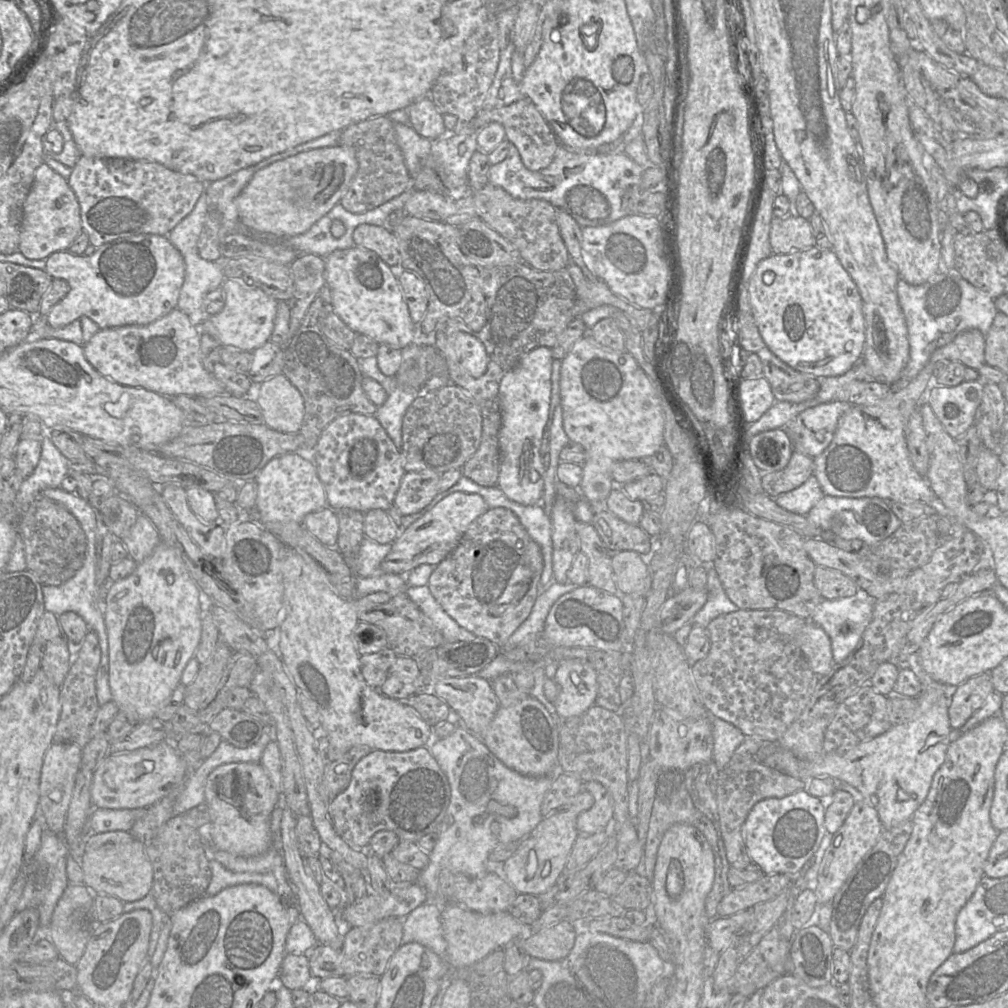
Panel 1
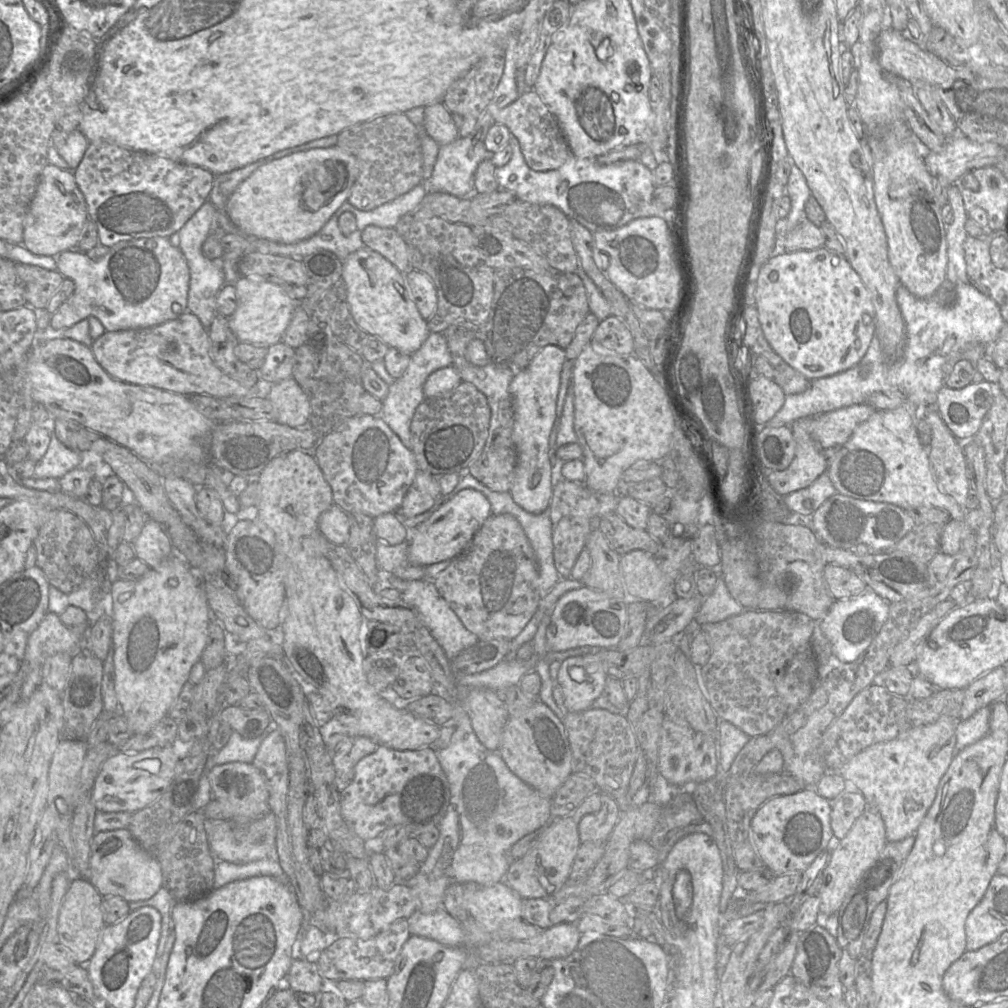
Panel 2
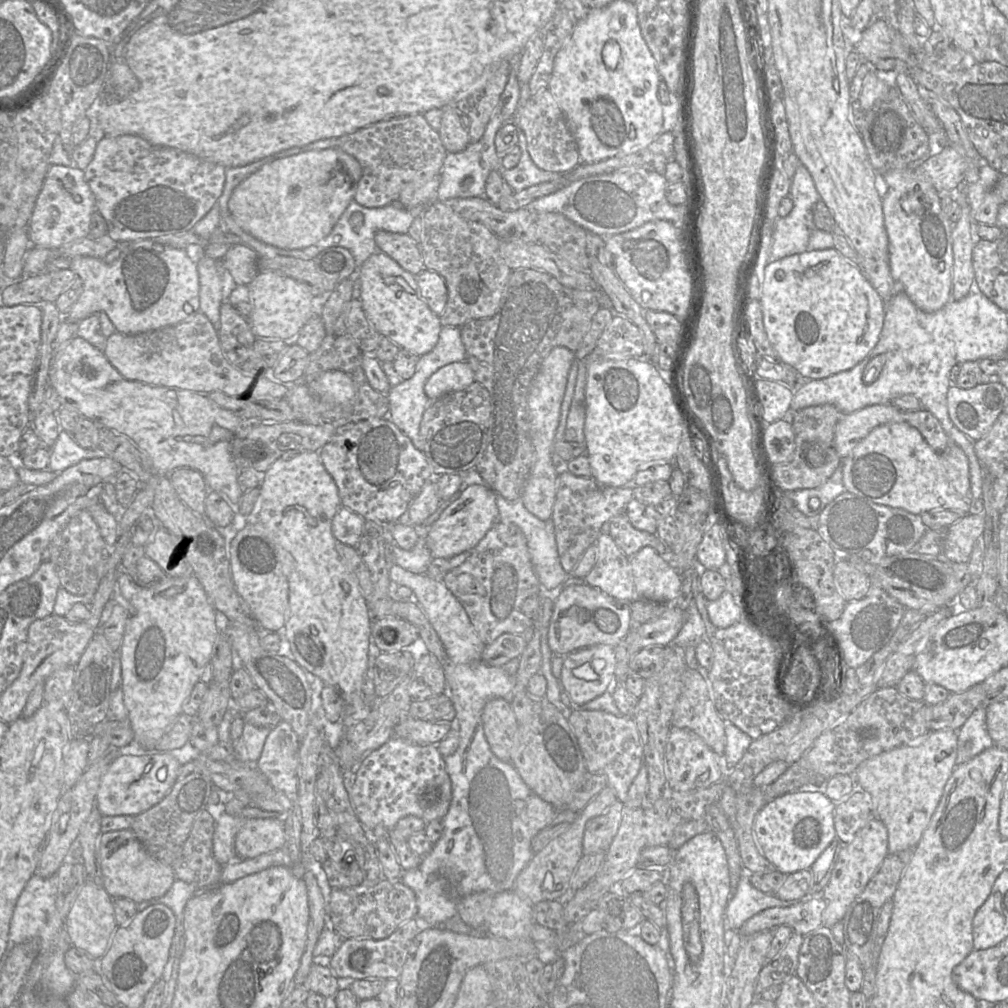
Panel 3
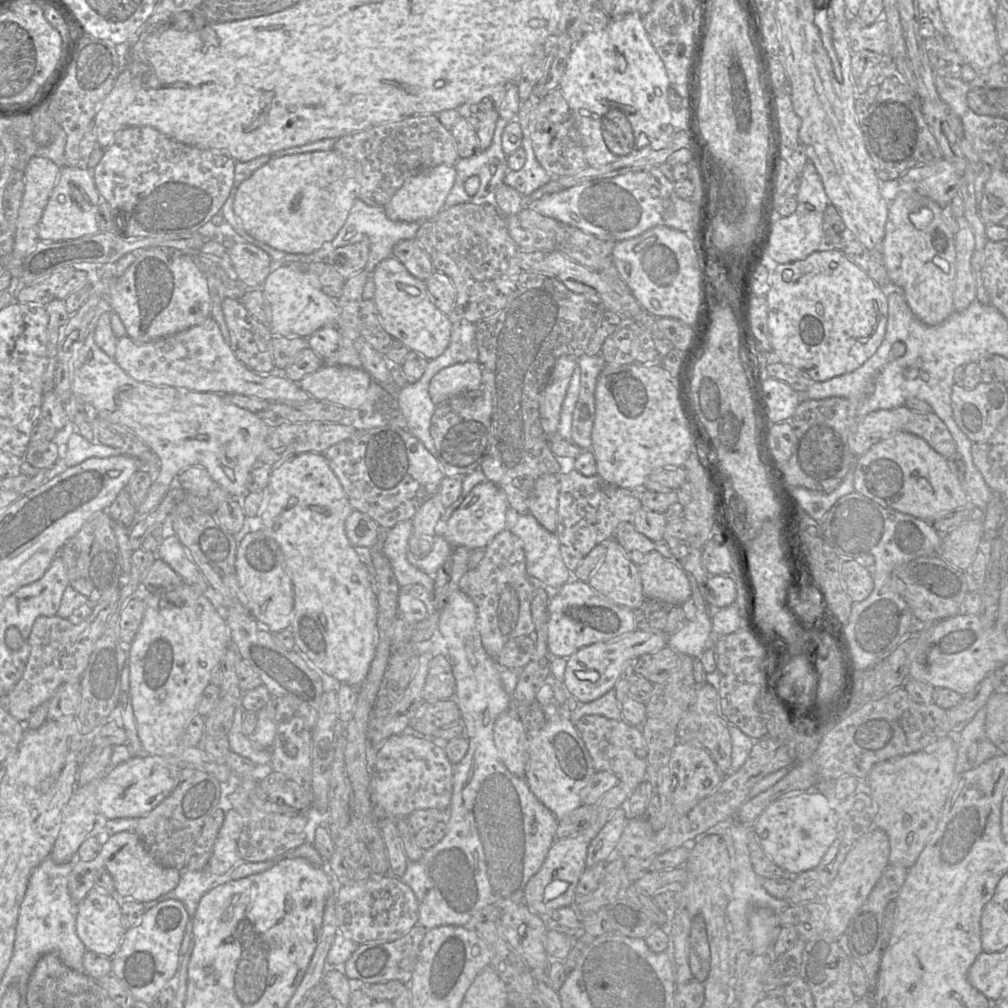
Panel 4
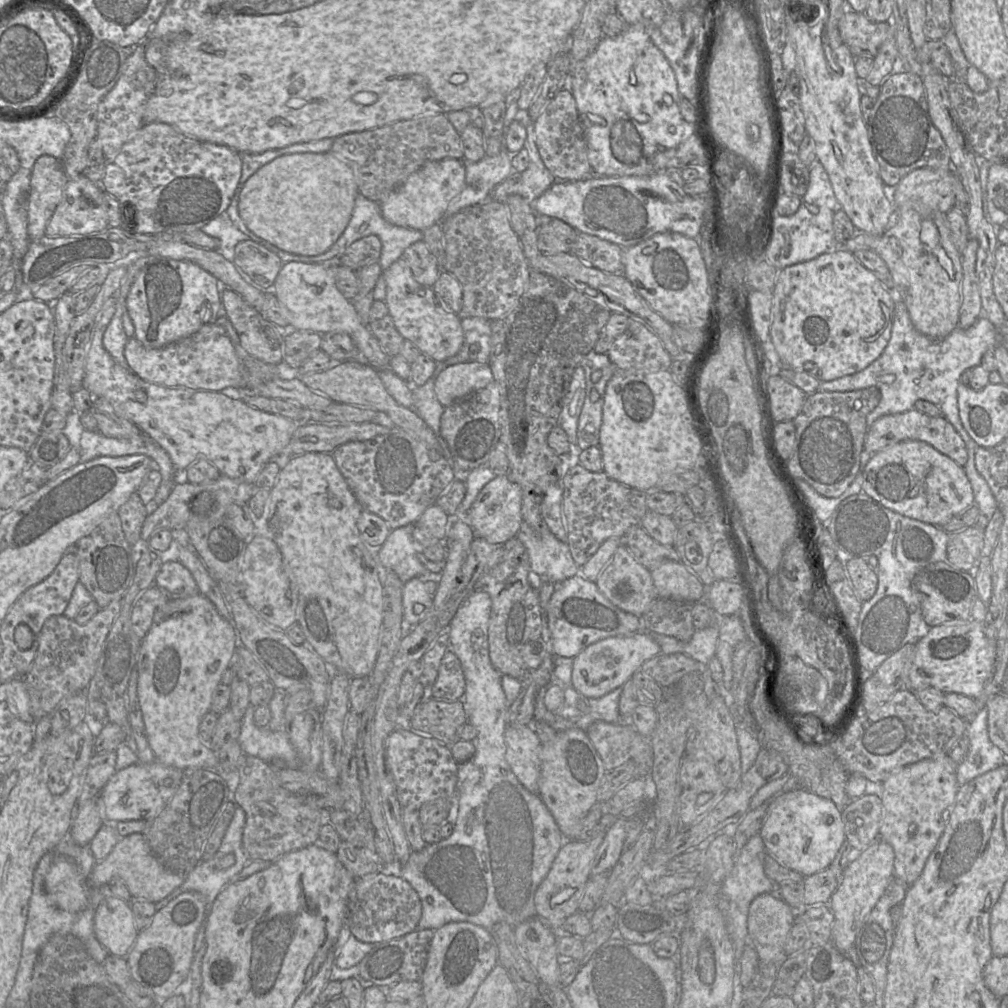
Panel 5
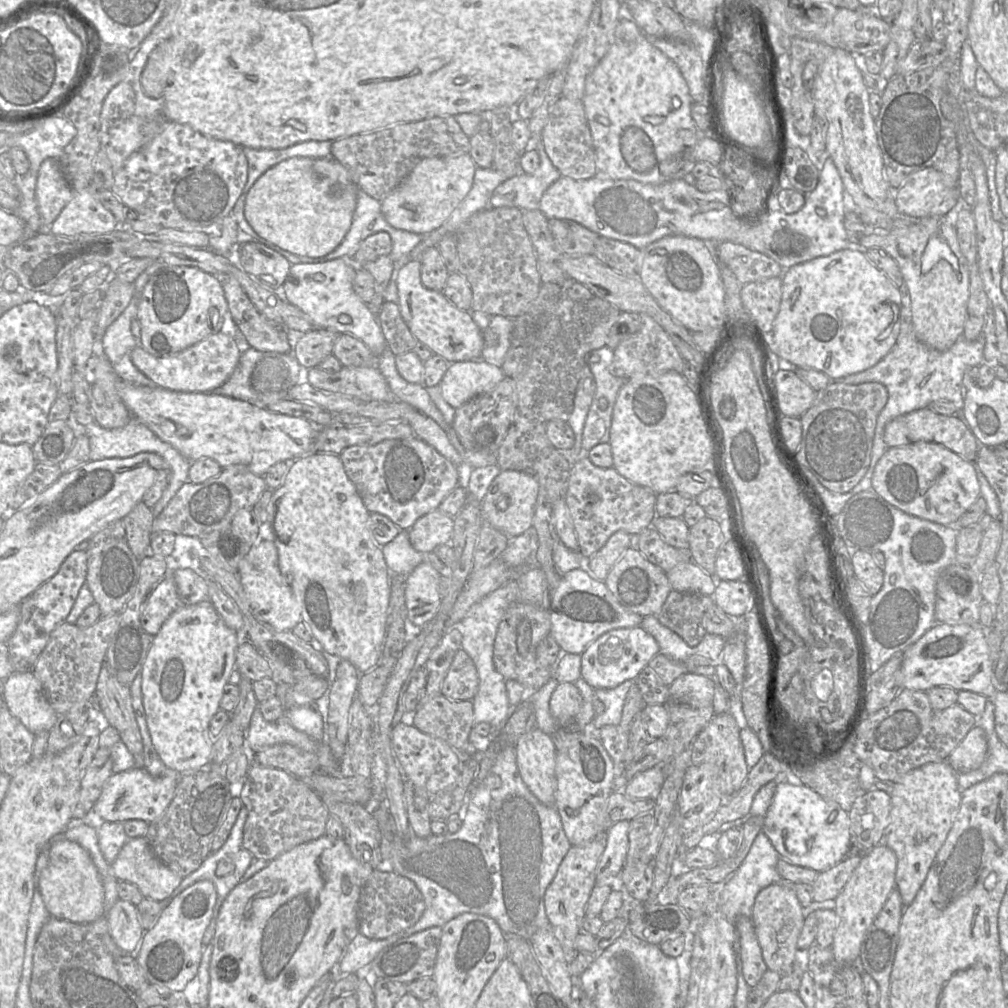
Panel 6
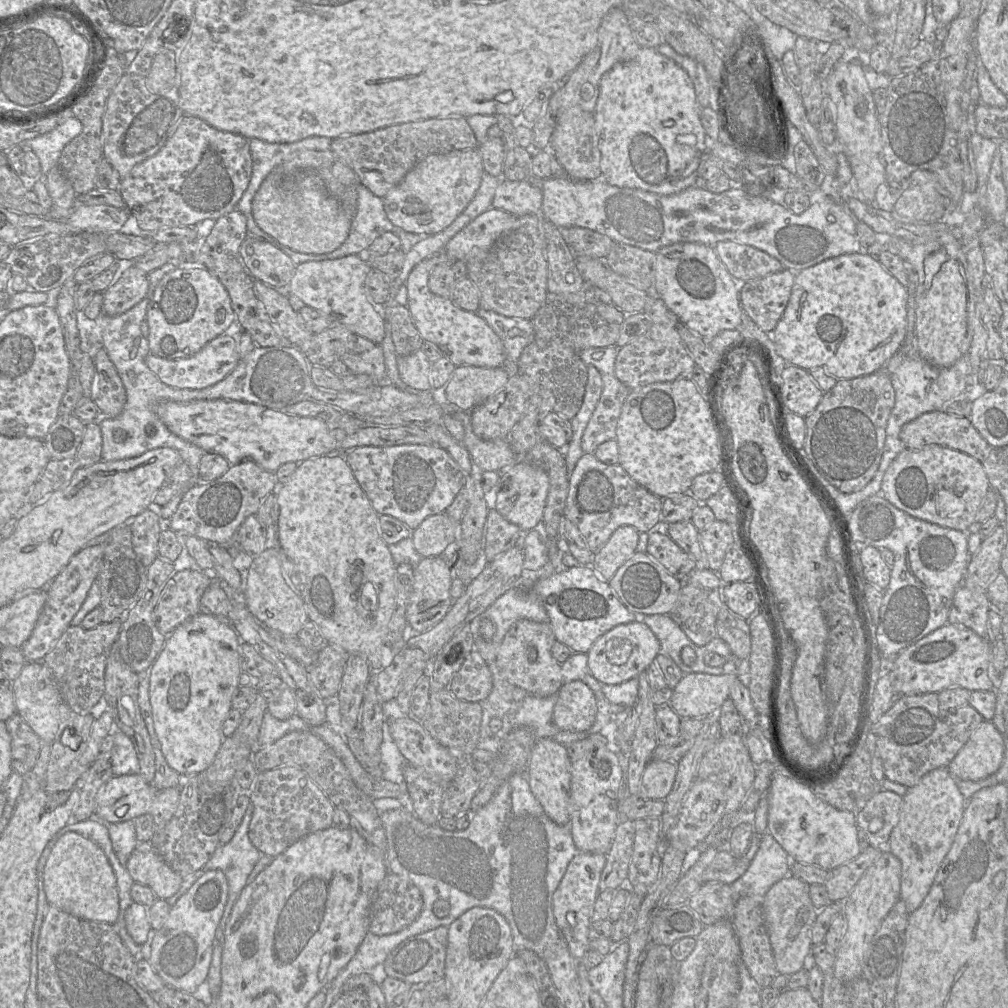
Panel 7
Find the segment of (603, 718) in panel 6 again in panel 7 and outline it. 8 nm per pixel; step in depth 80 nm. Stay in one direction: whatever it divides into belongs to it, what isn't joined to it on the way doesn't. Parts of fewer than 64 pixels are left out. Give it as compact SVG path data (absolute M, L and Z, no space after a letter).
M638 677L616 685L601 684L601 691L605 698L611 703L612 721L606 725L599 733L605 738L609 734L614 734L619 724L626 716L622 713L629 706L634 706L638 696Z

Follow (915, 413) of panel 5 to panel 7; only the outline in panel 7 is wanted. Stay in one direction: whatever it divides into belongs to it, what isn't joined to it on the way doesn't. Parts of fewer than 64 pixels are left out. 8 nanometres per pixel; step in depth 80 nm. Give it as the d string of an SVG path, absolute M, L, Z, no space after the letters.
M941 411L924 413L905 424L901 429L900 439L906 449L921 449L931 444L937 444L965 453L980 462L988 458L992 449L973 426L970 418L953 416Z

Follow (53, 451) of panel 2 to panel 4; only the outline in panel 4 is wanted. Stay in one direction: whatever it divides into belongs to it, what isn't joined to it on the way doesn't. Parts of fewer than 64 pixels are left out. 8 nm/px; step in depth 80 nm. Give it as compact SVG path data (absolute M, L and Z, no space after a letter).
M73 433L67 442L66 451L63 457L59 457L67 467L75 466L89 458L106 458L122 455L118 449L94 444L77 433Z

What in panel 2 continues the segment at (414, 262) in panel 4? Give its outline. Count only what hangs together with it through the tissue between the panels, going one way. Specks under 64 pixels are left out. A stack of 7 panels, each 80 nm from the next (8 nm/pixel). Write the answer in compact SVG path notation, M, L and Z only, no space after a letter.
M367 226L361 237L365 247L381 254L400 272L412 270L407 244L394 228Z

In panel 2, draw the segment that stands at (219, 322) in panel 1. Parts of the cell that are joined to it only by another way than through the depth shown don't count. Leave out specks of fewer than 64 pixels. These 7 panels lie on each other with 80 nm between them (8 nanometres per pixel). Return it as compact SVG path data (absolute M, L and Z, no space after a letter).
M240 277L234 285L237 295L237 308L228 317L228 325L240 343L250 343L269 347L281 342L297 302L277 284Z

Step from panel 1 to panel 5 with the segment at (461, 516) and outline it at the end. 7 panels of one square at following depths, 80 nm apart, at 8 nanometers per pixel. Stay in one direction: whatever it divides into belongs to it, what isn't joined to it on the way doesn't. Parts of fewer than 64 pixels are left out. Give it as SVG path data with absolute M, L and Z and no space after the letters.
M496 476L479 492L471 505L466 521L472 528L475 538L483 538L491 544L504 544L515 537L523 522L521 514L522 489L505 476Z

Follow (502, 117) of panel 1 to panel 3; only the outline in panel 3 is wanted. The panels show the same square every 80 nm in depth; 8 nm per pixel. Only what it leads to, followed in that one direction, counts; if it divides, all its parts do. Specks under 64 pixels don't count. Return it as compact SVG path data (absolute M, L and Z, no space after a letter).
M548 89L531 96L523 107L516 109L510 120L522 130L527 141L527 150L537 167L545 171L568 173L580 163L578 146L564 114Z

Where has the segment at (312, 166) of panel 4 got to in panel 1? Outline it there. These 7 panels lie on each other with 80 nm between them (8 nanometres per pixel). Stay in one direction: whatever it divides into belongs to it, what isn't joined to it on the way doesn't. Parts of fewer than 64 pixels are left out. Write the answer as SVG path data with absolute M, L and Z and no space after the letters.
M342 145L311 149L276 161L257 171L235 198L239 220L257 232L289 237L303 234L340 202L357 171L354 154Z

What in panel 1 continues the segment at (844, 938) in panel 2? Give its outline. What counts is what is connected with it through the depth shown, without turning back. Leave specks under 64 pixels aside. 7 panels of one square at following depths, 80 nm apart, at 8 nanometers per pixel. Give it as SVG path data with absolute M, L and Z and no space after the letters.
M912 819L902 821L889 829L883 828L876 844L859 861L838 890L832 900L832 917L829 928L829 935L834 947L849 952L854 946L865 912L875 899L882 898L884 895L898 858L904 850L912 831Z

